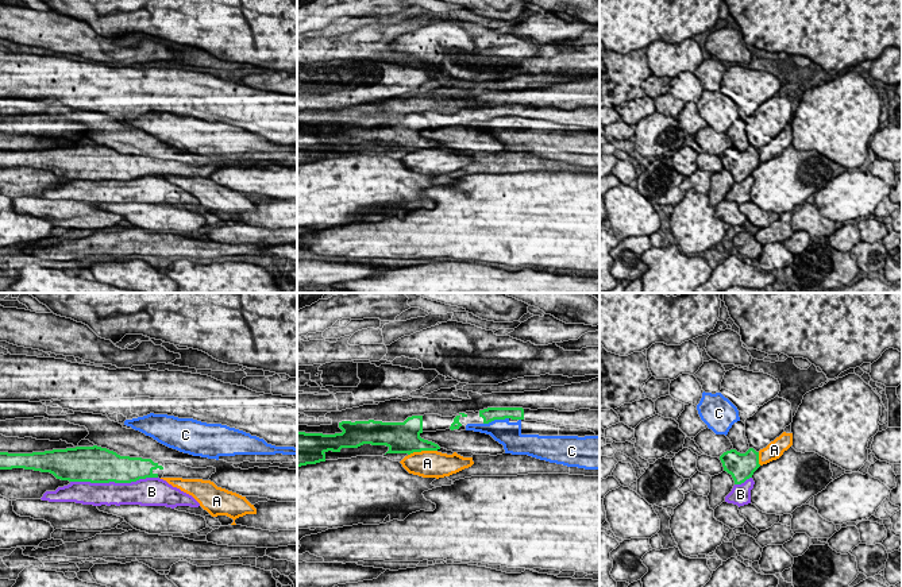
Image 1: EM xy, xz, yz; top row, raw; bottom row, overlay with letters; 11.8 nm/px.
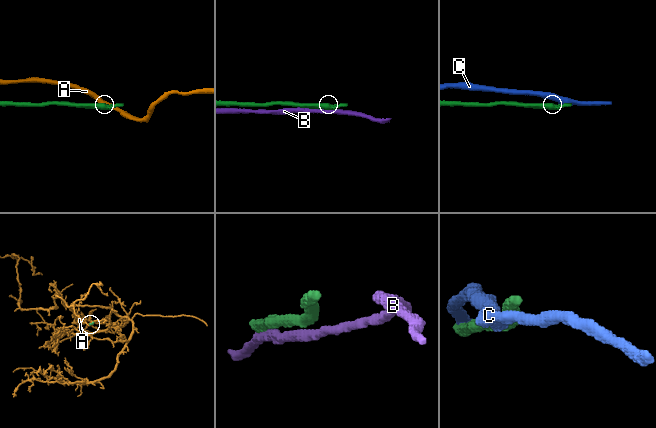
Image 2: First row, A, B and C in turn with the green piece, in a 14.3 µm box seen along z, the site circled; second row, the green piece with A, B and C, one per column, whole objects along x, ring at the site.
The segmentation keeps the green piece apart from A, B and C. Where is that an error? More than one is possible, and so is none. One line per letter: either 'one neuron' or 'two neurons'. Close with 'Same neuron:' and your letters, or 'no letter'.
A: two neurons
B: two neurons
C: two neurons
Same neuron: no letter

